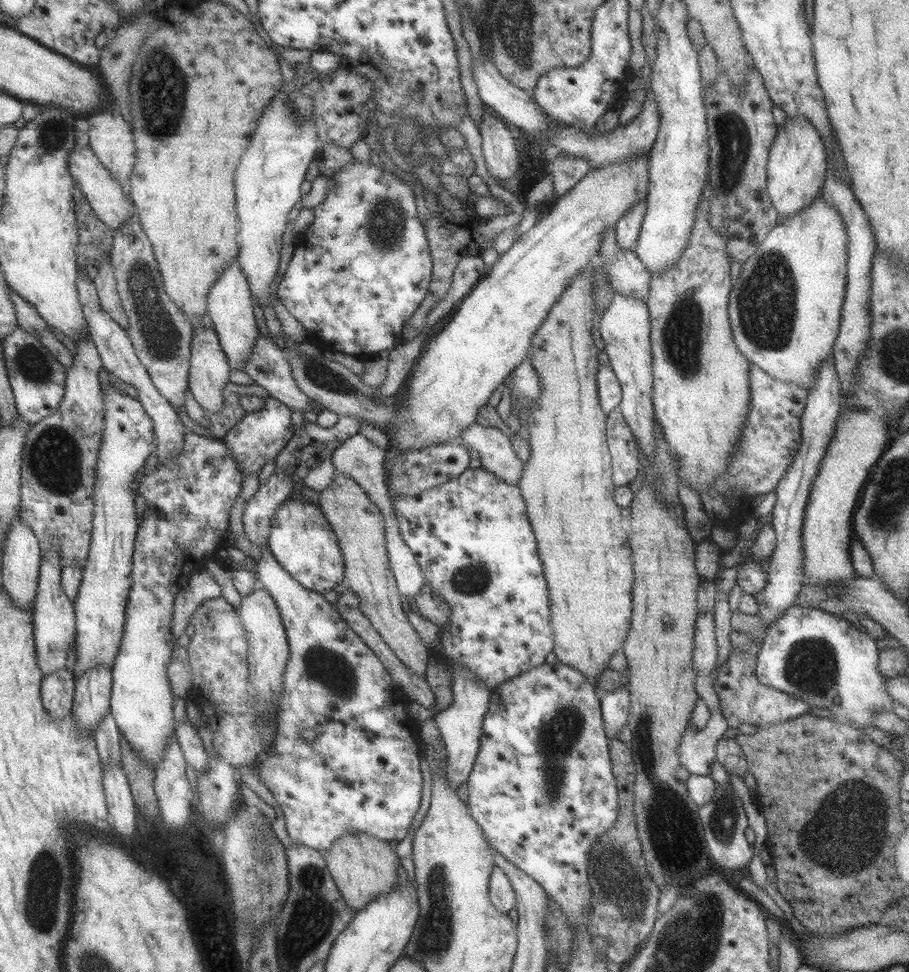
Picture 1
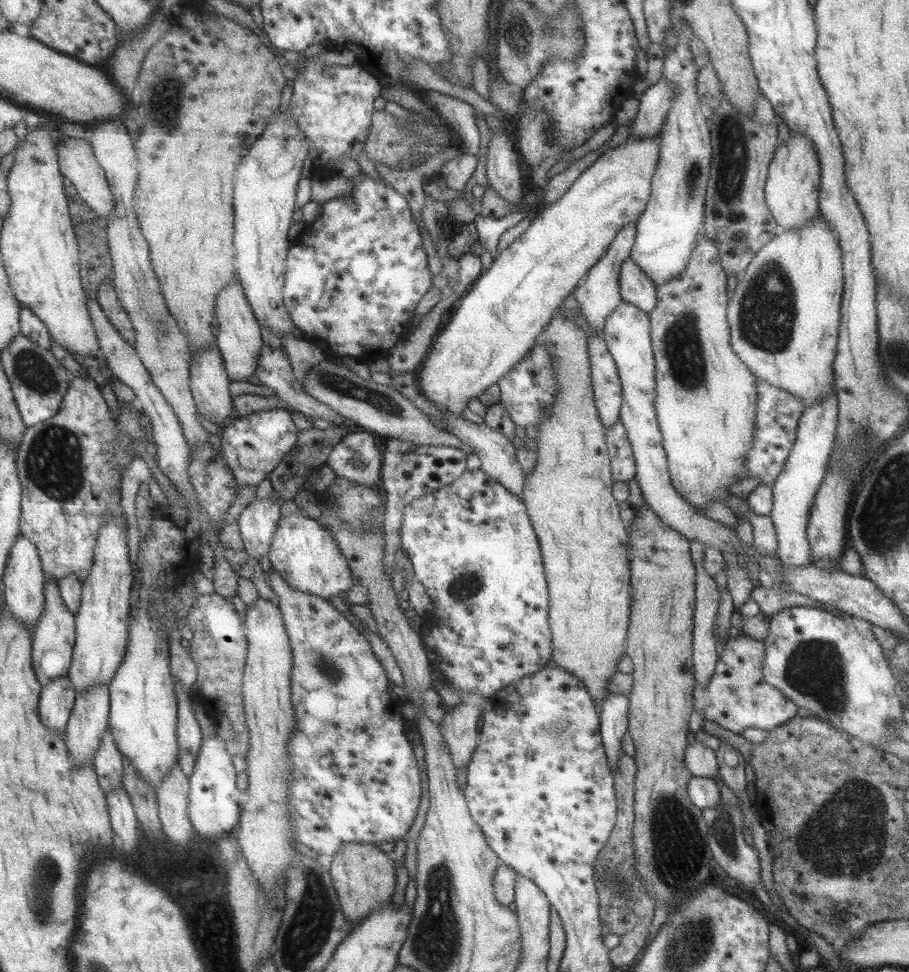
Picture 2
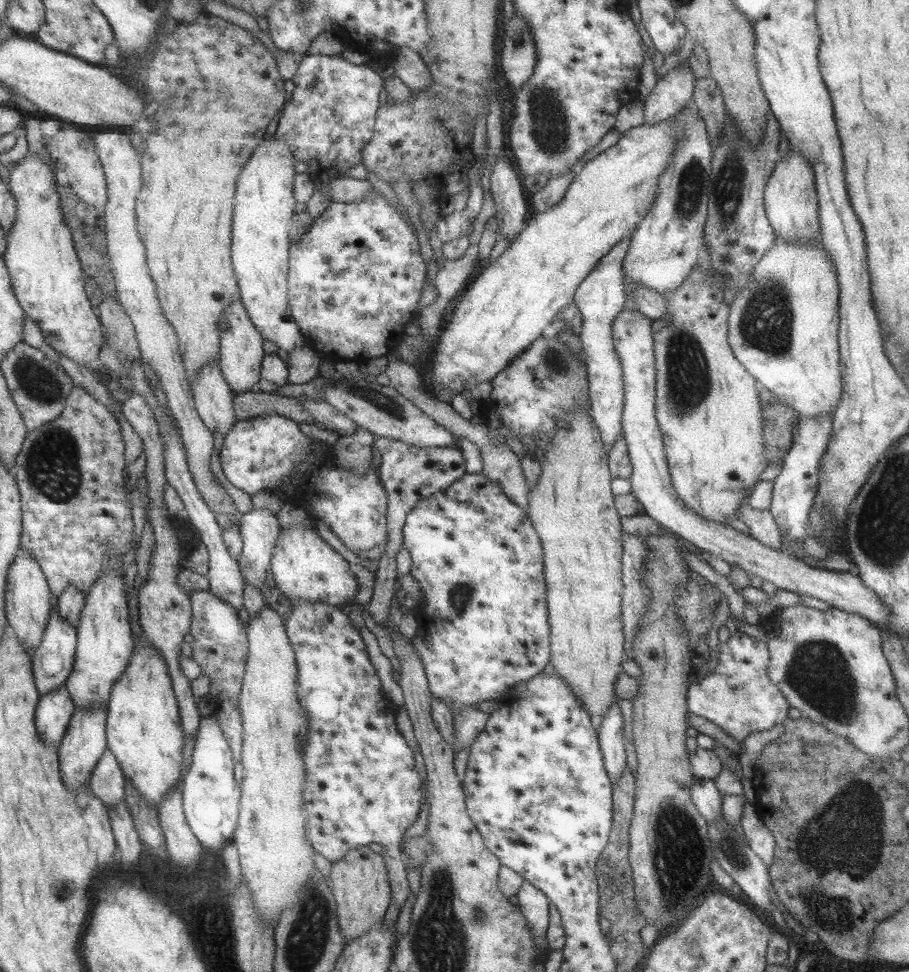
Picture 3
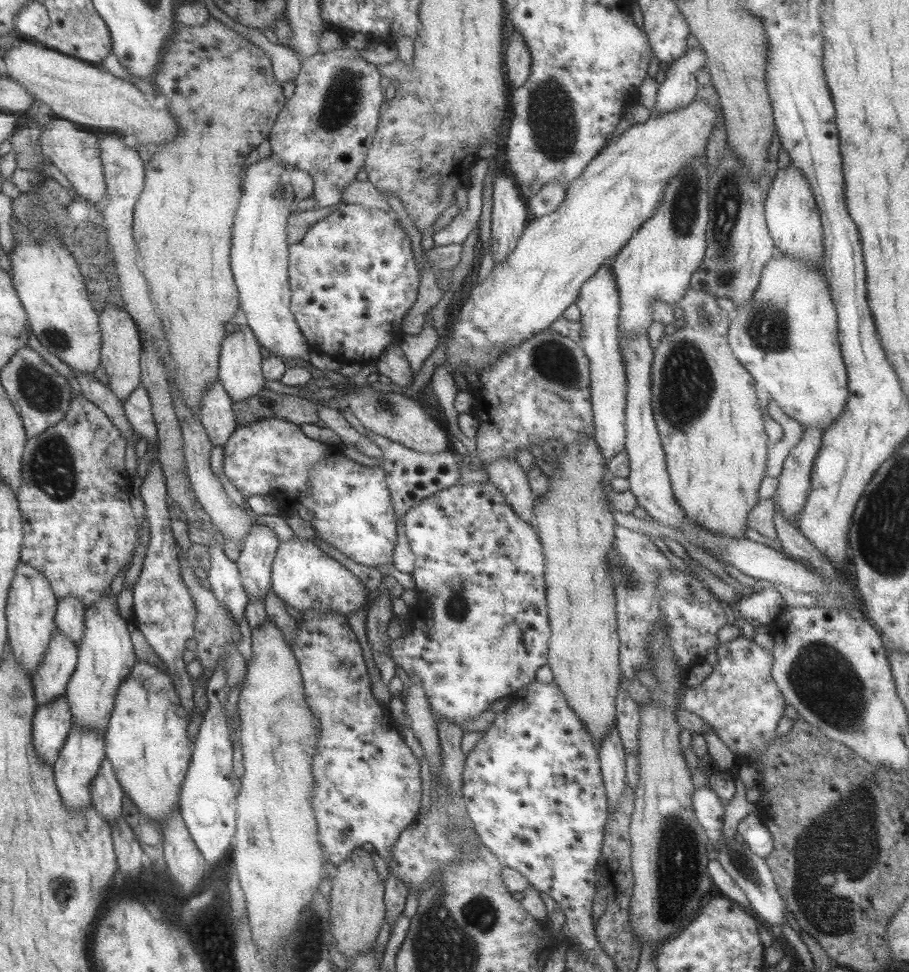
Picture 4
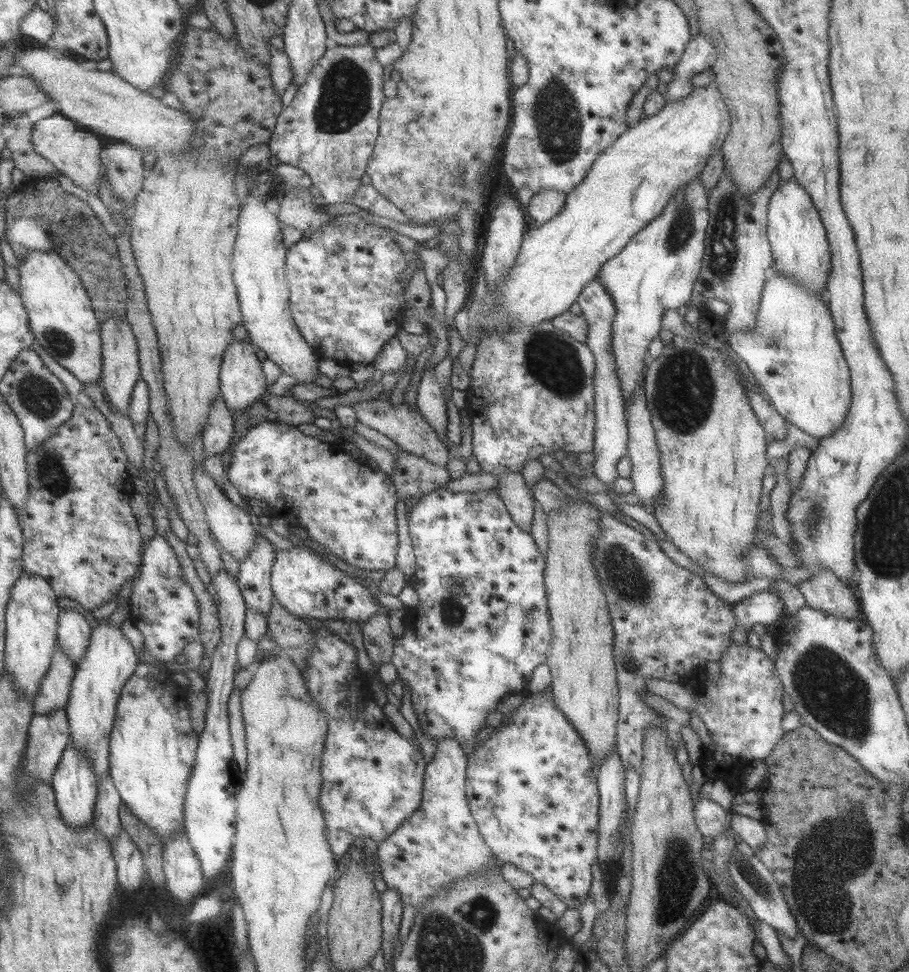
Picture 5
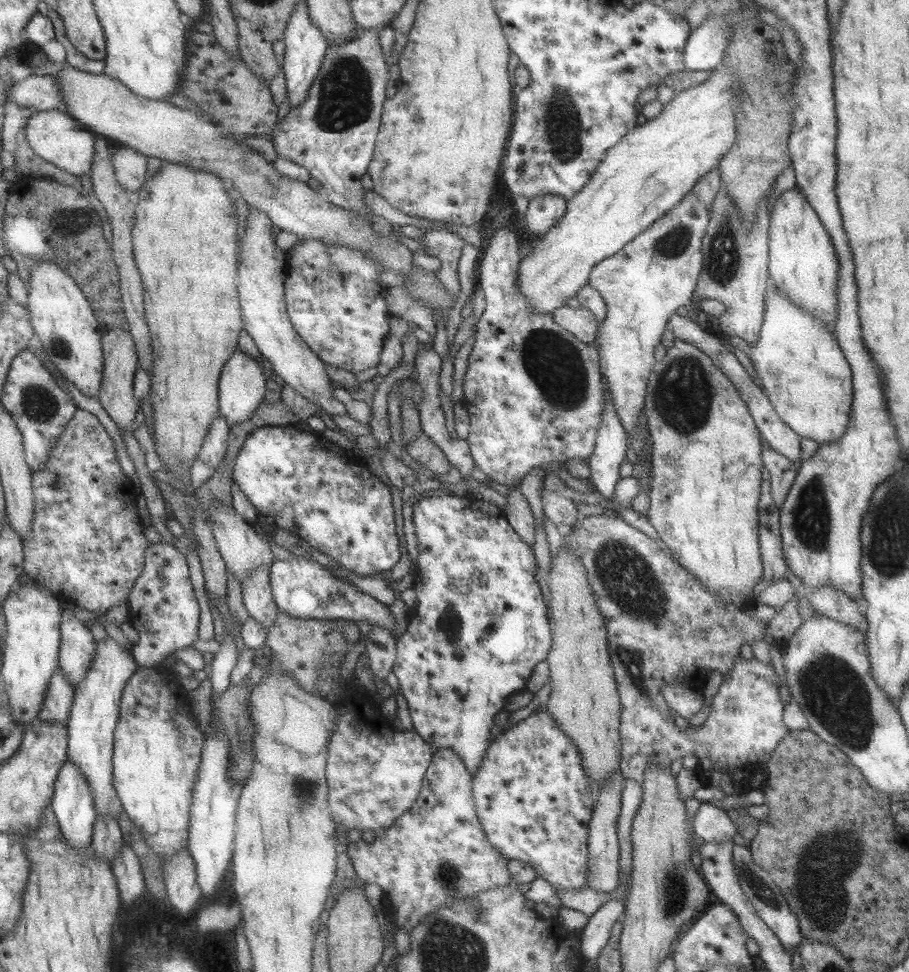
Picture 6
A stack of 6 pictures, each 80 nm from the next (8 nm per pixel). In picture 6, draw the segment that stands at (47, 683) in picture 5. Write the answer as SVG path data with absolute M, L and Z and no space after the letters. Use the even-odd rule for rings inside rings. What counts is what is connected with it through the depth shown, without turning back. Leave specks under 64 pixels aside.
M61 669L53 671L48 682L45 696L42 700L38 719L45 722L60 722L66 724L73 700L73 688L63 677Z

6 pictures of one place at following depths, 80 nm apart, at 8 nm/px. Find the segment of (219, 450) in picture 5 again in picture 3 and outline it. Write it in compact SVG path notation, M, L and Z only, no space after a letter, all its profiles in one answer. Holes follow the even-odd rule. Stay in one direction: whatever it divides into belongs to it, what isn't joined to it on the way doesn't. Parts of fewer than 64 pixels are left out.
M217 361L199 371L190 390L195 411L205 429L211 435L220 434L224 438L236 422L232 408L235 394L231 393L229 385L220 373Z

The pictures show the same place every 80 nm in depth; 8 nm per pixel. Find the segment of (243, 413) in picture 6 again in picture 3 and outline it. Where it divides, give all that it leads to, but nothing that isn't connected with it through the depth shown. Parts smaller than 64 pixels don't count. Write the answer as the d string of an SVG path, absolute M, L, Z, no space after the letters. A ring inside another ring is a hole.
M240 299L234 300L224 312L227 329L220 332L220 352L217 360L220 373L229 385L231 393L243 393L252 391L260 378L260 366L263 358L262 336L251 324Z

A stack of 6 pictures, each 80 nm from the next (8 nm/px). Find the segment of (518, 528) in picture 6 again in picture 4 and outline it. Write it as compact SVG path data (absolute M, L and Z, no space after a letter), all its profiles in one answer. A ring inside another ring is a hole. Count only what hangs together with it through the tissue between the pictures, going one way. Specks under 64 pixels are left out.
M497 457L482 468L504 496L504 501L514 510L521 521L534 526L534 500L528 485L526 472L513 459Z

